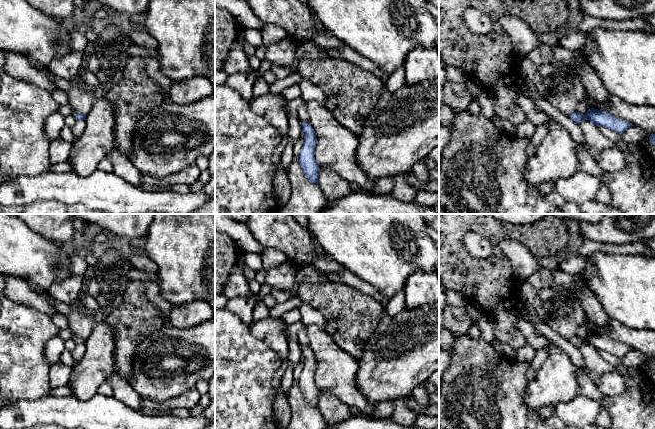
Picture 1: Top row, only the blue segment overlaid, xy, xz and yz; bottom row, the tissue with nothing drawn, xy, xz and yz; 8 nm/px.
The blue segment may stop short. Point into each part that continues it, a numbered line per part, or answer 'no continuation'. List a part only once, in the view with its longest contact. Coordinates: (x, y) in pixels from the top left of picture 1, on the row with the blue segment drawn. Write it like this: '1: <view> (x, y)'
no continuation

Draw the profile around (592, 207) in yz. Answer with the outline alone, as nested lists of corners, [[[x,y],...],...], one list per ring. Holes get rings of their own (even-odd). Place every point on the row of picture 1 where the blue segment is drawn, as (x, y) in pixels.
[[[597,201],[585,202],[579,208],[583,214],[623,214],[621,210],[613,205]]]

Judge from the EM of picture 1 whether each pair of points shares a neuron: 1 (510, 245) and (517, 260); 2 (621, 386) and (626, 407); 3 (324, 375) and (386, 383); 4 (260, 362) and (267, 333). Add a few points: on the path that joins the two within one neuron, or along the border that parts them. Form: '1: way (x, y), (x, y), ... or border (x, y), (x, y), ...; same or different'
1: way (513, 249), (517, 256); same
2: border (624, 377), (626, 390), (618, 395), (607, 396); different
3: border (356, 358), (357, 388), (367, 400); different
4: border (249, 325), (249, 329), (281, 358); different

